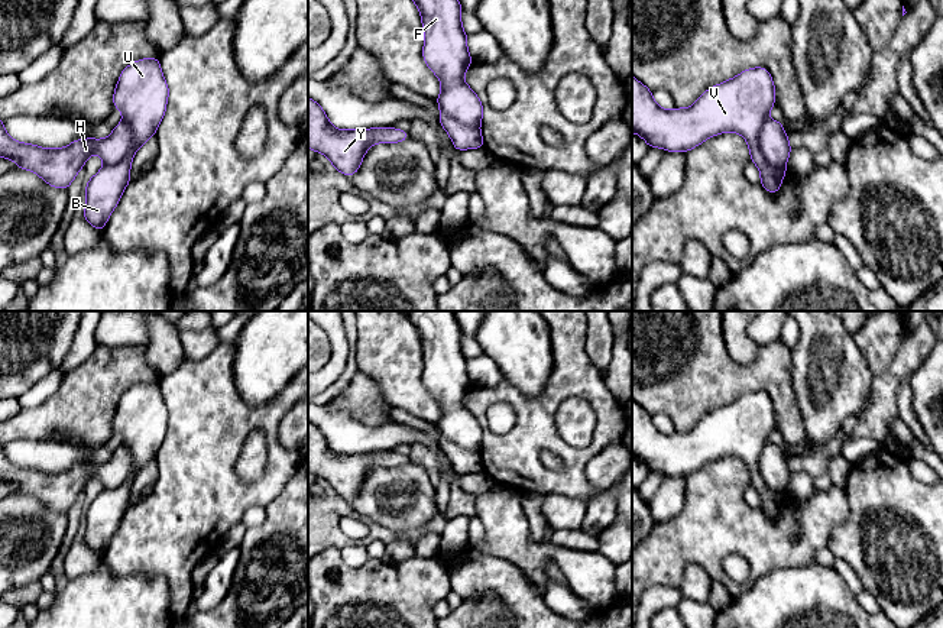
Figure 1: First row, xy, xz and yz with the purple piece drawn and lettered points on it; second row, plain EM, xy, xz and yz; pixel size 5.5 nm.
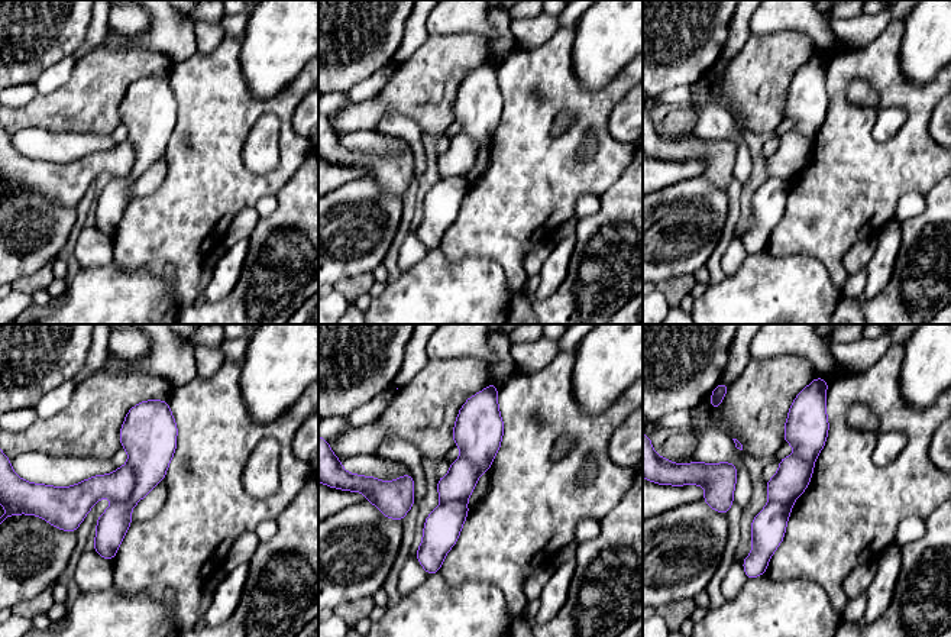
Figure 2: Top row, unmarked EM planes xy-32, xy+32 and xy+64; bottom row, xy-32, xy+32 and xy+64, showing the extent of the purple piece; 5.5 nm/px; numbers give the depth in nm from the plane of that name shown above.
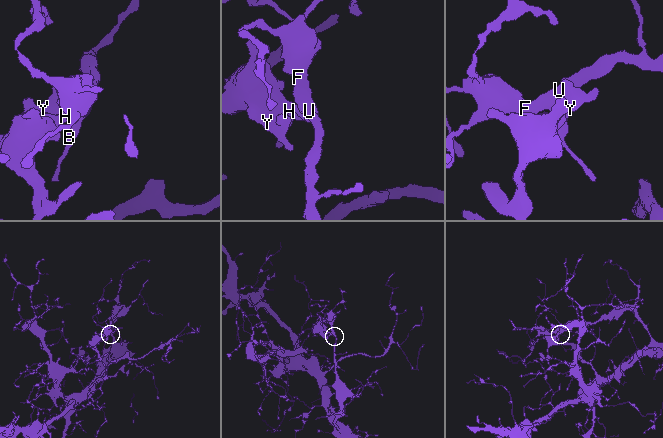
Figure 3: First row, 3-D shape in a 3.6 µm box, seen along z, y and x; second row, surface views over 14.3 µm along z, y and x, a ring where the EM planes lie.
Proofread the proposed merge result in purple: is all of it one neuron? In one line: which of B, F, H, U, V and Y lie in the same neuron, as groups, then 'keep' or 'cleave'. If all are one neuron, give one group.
B F U V / H Y | cleave

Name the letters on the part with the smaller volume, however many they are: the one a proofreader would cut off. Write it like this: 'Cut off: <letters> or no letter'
Cut off: H, Y

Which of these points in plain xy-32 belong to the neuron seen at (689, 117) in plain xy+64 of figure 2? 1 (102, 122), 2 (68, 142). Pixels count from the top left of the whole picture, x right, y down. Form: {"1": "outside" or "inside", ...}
{"1": "inside", "2": "outside"}

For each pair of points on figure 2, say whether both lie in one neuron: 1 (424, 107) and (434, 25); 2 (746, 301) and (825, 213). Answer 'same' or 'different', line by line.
1: different
2: different

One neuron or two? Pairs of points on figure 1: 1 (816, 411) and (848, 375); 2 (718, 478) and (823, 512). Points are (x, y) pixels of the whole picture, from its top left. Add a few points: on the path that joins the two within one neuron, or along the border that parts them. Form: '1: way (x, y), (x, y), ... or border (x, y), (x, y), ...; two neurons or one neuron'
1: way (825, 402), (826, 397), (839, 384); one neuron
2: way (736, 510), (774, 547), (797, 547), (800, 544); one neuron

